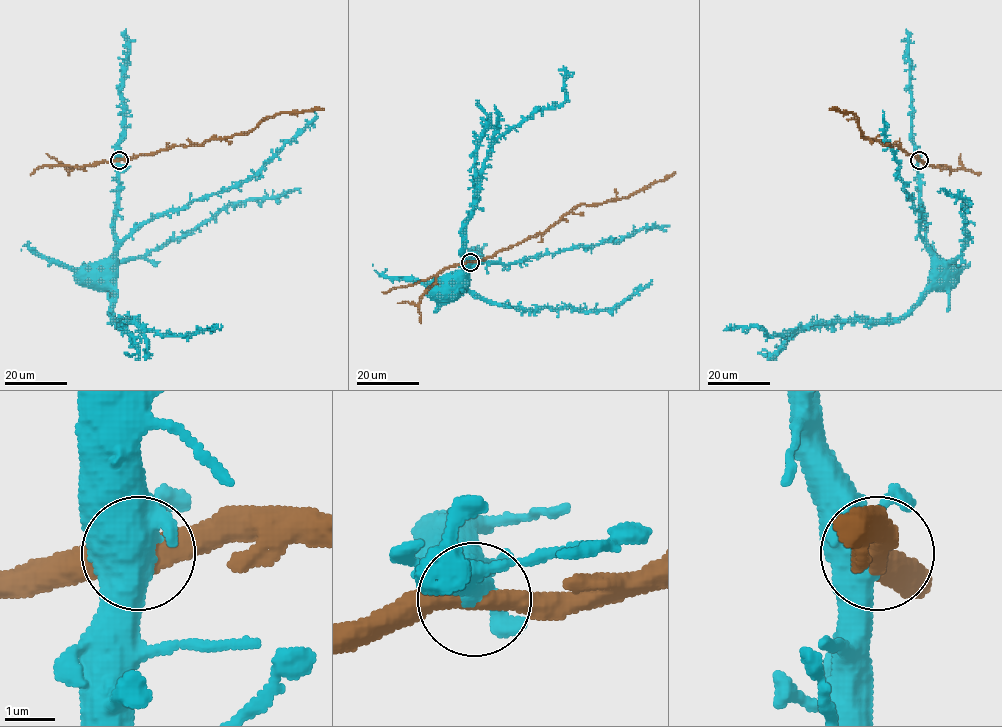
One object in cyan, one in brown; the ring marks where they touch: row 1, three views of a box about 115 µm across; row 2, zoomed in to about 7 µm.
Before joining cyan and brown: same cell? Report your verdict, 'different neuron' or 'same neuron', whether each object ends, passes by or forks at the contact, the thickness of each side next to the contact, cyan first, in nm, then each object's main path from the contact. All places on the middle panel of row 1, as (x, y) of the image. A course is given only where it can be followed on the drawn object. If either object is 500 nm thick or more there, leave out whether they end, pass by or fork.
different neuron | 500/440 nm | cyan via (470, 262), (460, 278), (441, 281), (436, 288) | brown via (470, 262), (484, 260), (543, 234), (579, 206), (626, 198), (664, 181), (676, 171)

